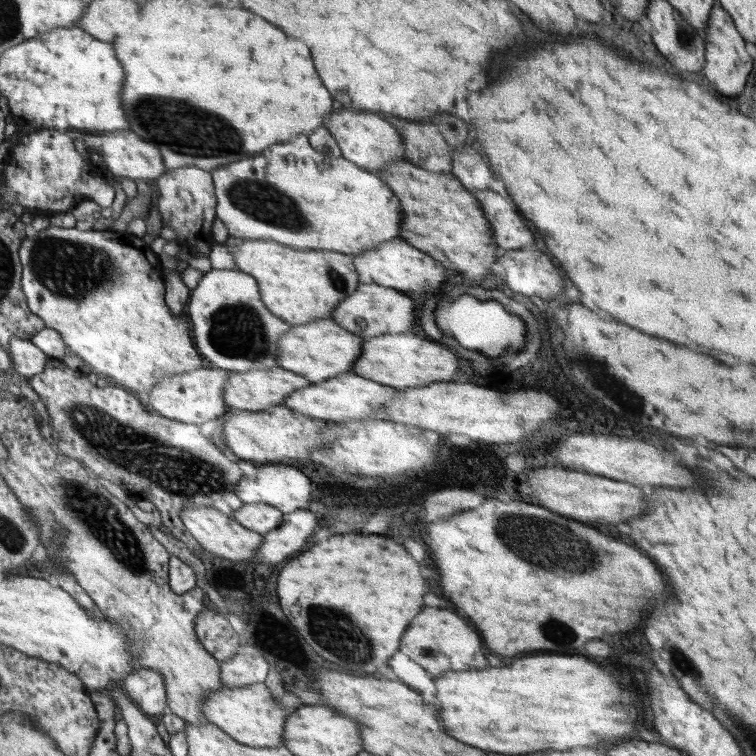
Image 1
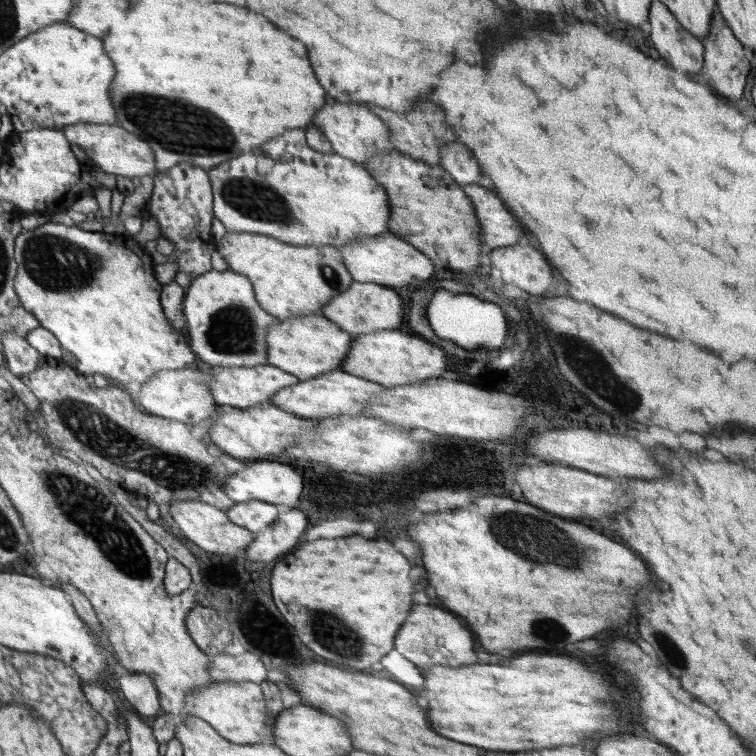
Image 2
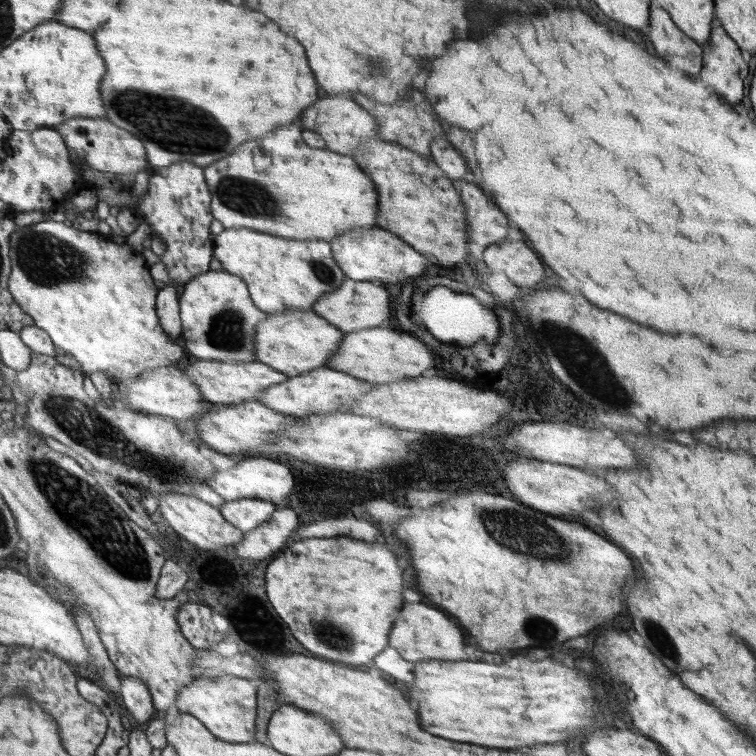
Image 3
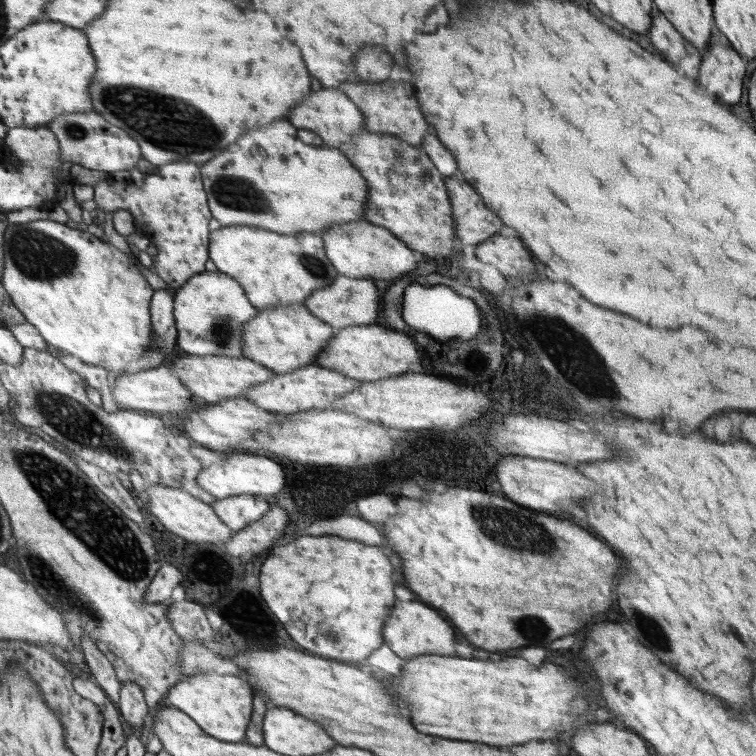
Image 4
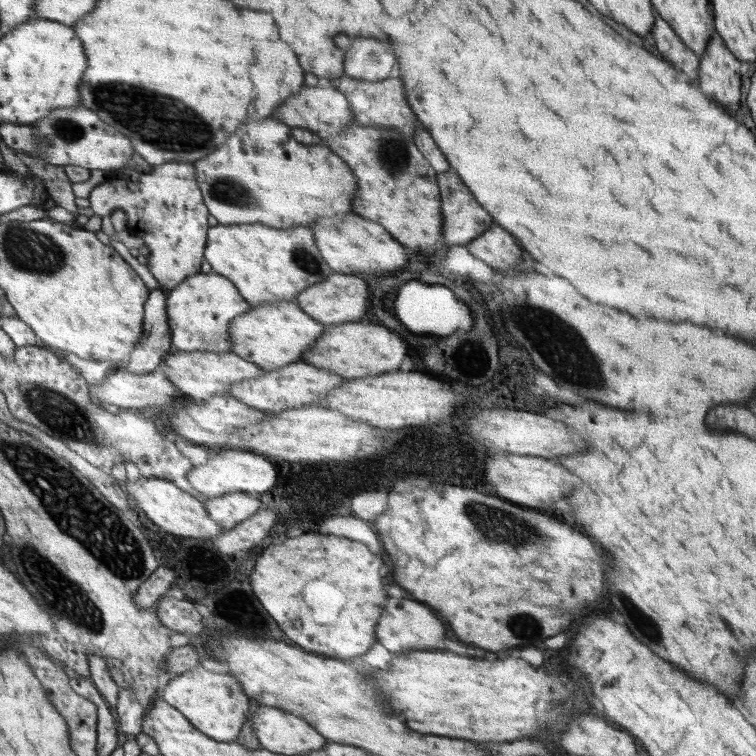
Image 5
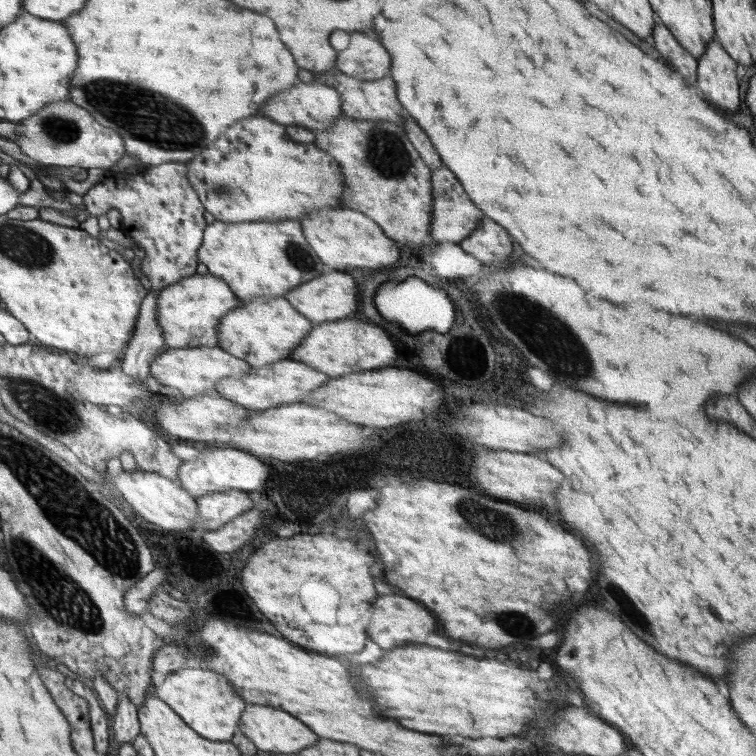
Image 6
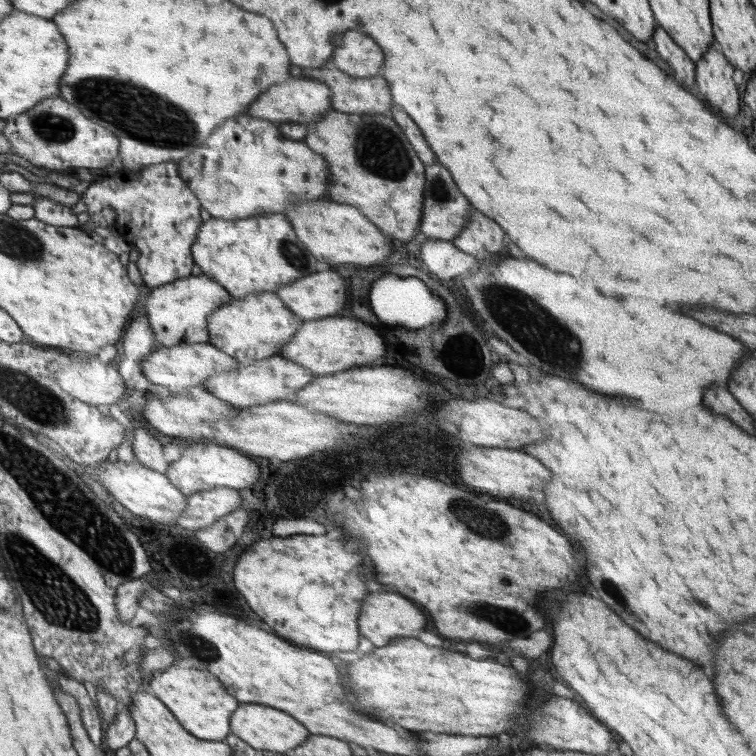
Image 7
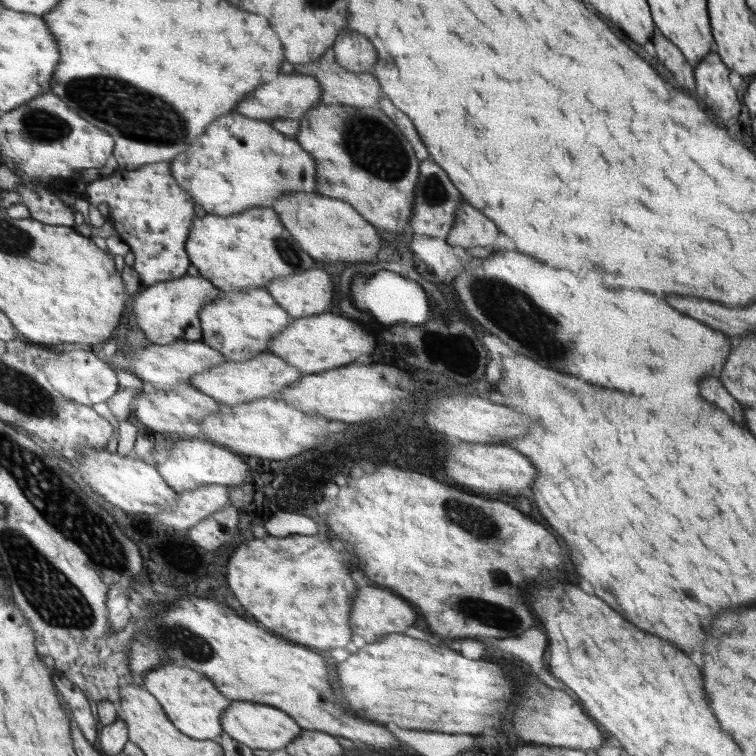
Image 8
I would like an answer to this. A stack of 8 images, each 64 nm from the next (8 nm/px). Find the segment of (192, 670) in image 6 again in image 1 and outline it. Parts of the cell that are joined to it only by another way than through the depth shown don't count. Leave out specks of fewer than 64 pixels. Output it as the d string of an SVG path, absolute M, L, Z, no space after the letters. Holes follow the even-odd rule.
M256 683L244 687L220 687L214 694L206 696L202 712L206 721L228 733L234 741L254 748L280 748L283 747L284 729L293 709L287 708L282 700L277 701L266 684Z

